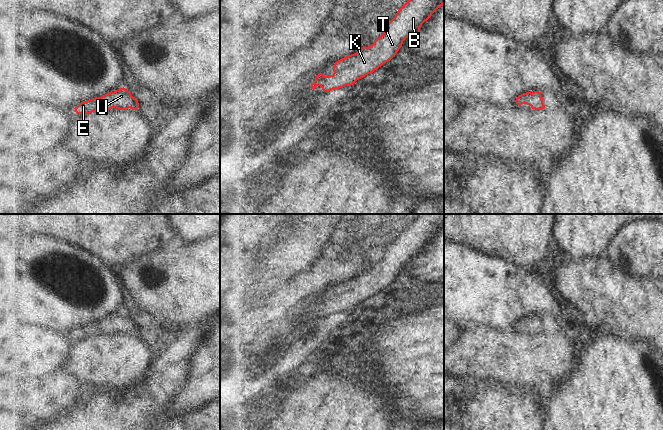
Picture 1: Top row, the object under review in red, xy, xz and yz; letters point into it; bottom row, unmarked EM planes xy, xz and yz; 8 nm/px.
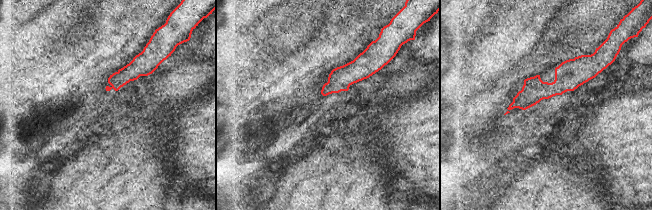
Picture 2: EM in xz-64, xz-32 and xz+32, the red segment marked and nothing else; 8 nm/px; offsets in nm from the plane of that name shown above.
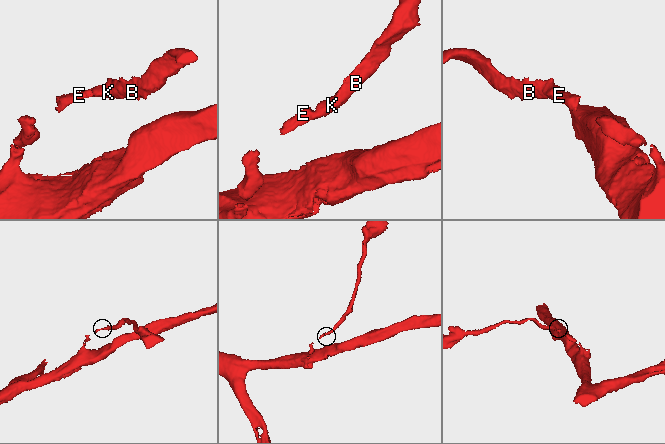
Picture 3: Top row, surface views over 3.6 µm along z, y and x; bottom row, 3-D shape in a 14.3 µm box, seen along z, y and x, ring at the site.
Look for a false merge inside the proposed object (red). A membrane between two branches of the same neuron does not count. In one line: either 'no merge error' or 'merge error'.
no merge error

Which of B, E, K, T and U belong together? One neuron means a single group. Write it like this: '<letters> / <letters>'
B E K T U

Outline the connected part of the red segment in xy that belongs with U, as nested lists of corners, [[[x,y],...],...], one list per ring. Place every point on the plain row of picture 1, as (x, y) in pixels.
[[[123,311],[105,318],[102,321],[95,321],[91,324],[81,326],[74,333],[77,338],[90,338],[112,332],[119,334],[126,334],[128,332],[138,334],[139,327],[138,324],[131,319],[131,316]]]

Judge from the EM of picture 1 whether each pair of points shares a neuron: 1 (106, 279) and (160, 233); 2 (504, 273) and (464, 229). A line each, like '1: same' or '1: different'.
1: different
2: different

